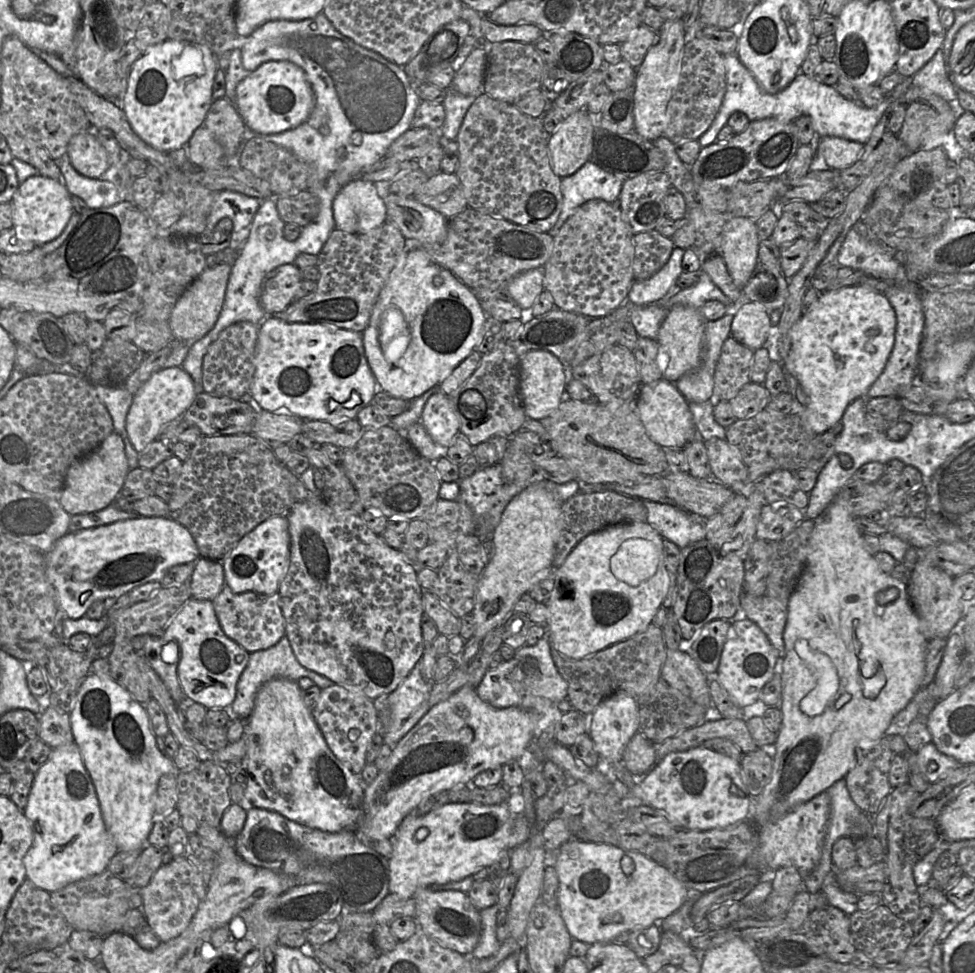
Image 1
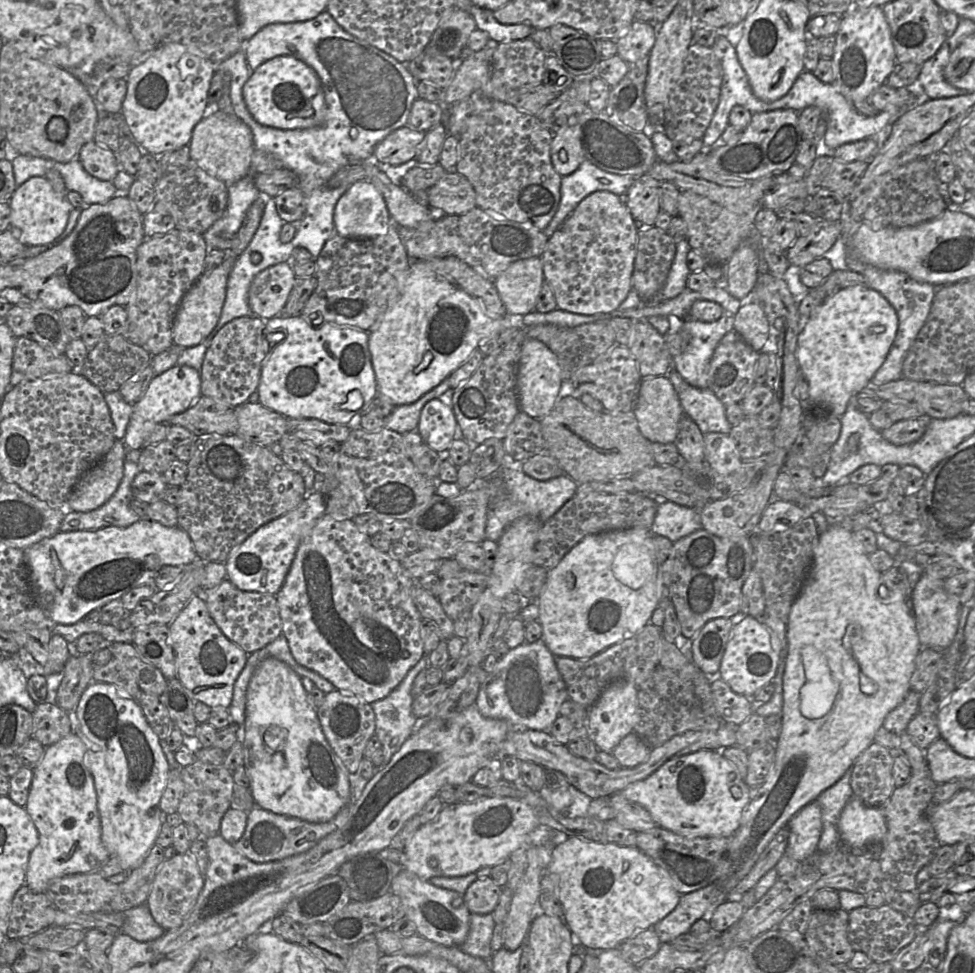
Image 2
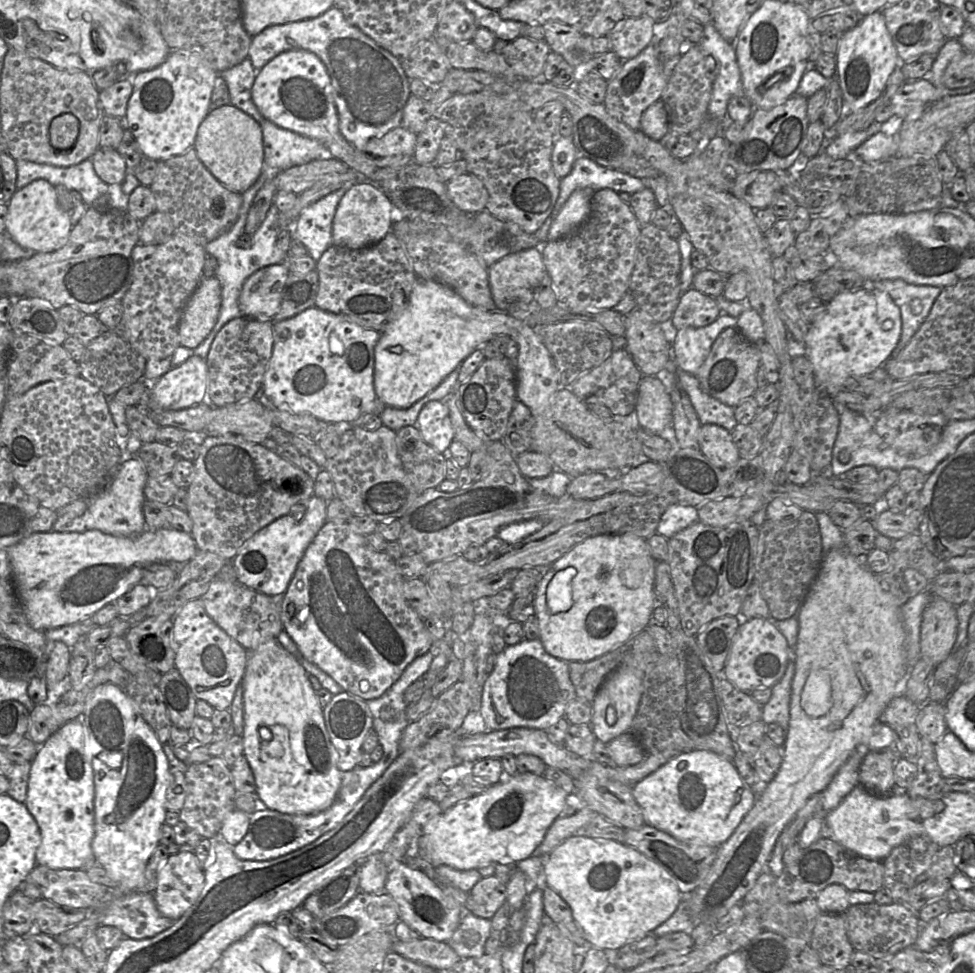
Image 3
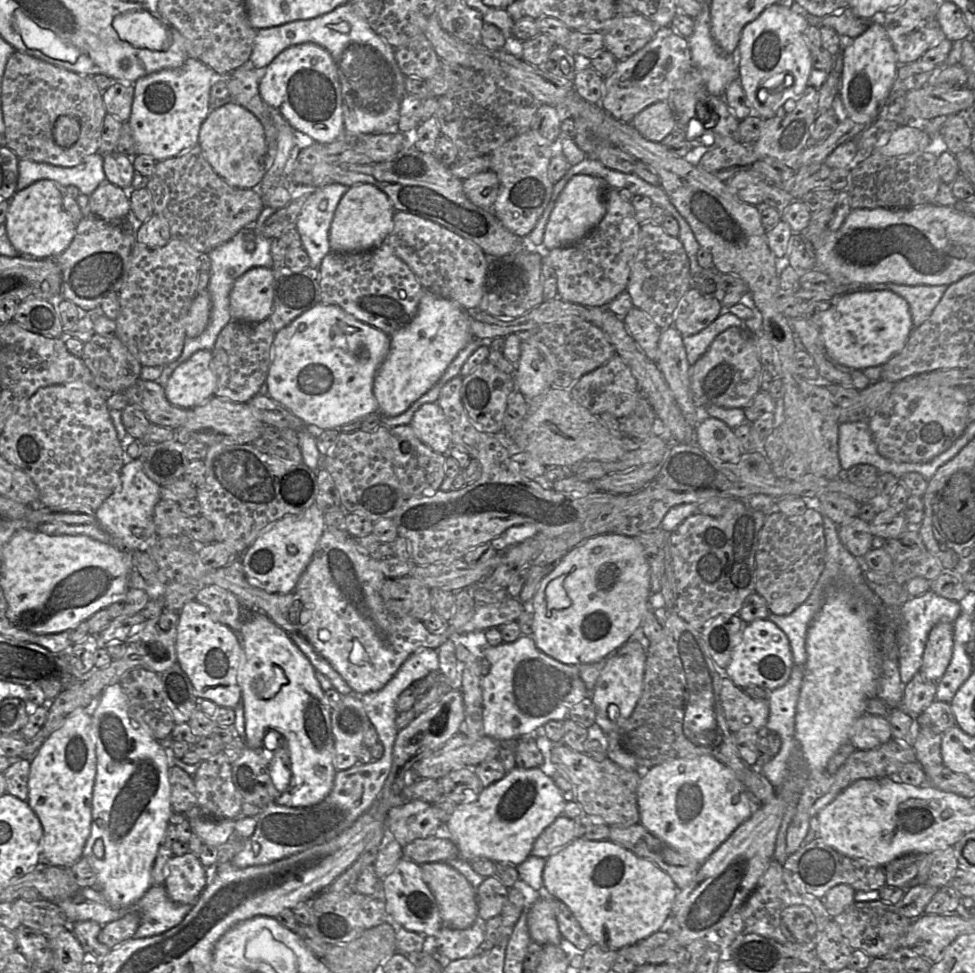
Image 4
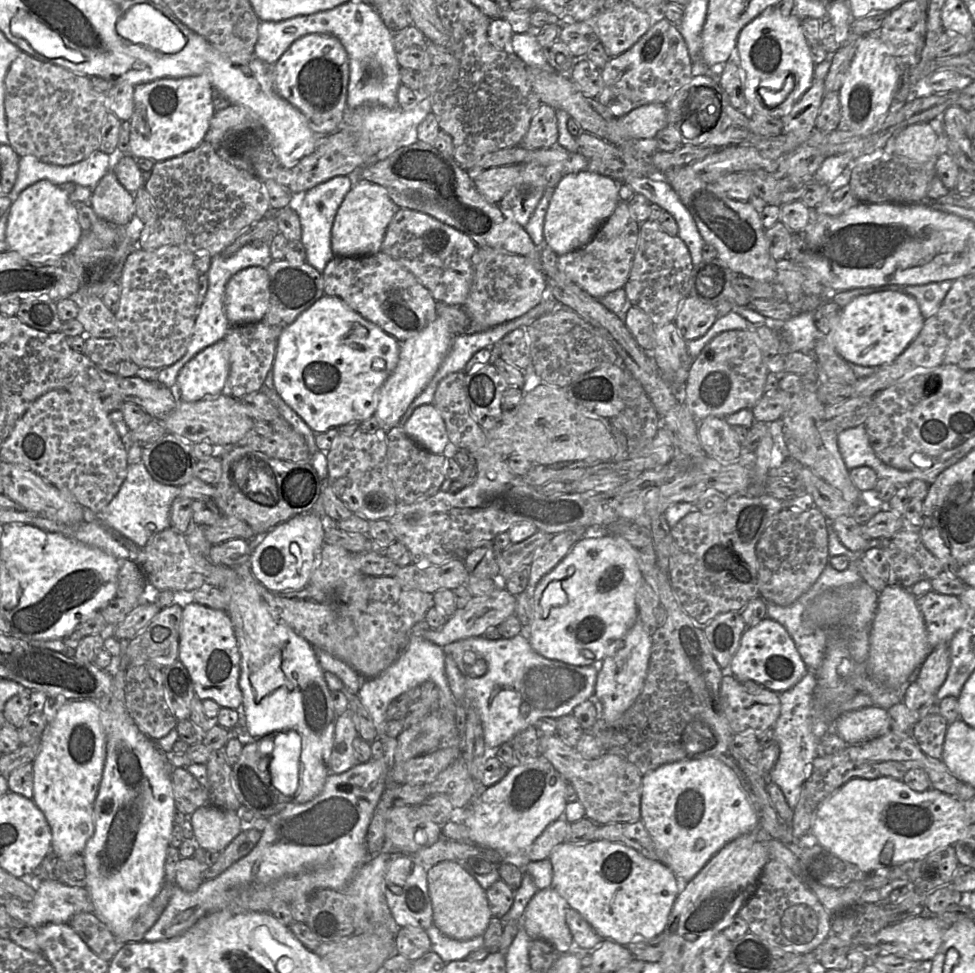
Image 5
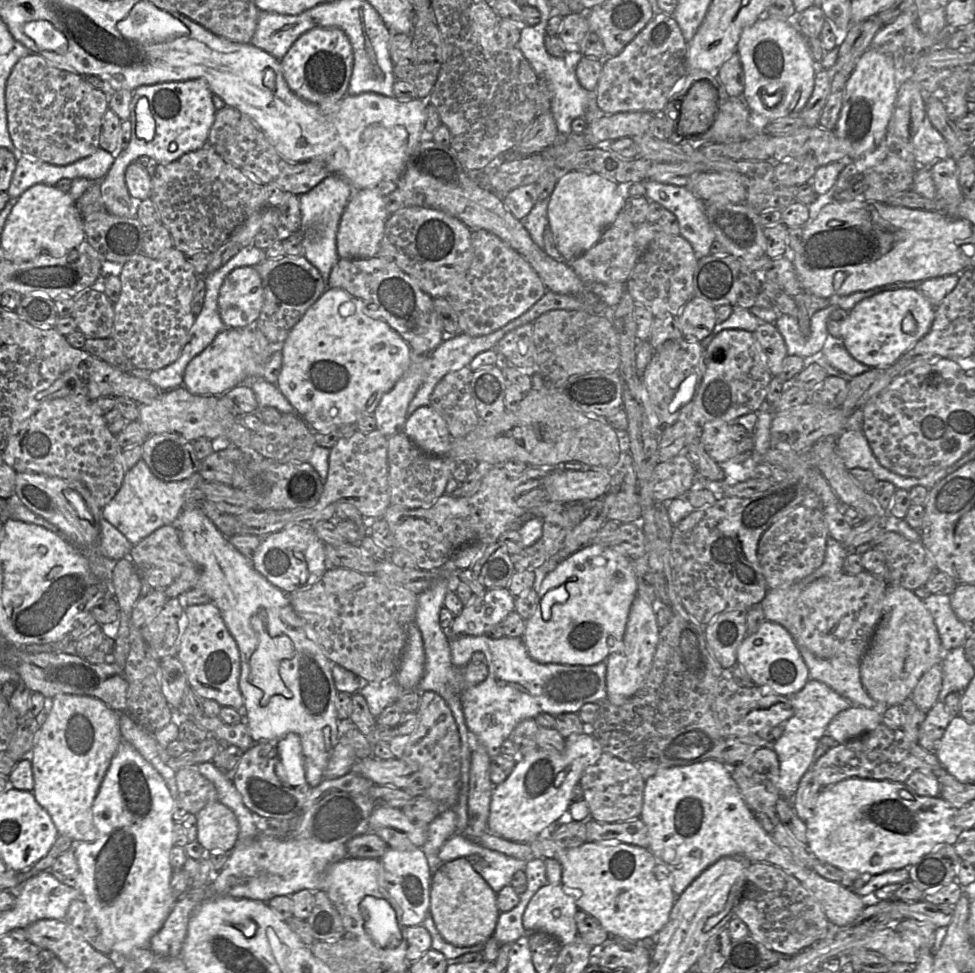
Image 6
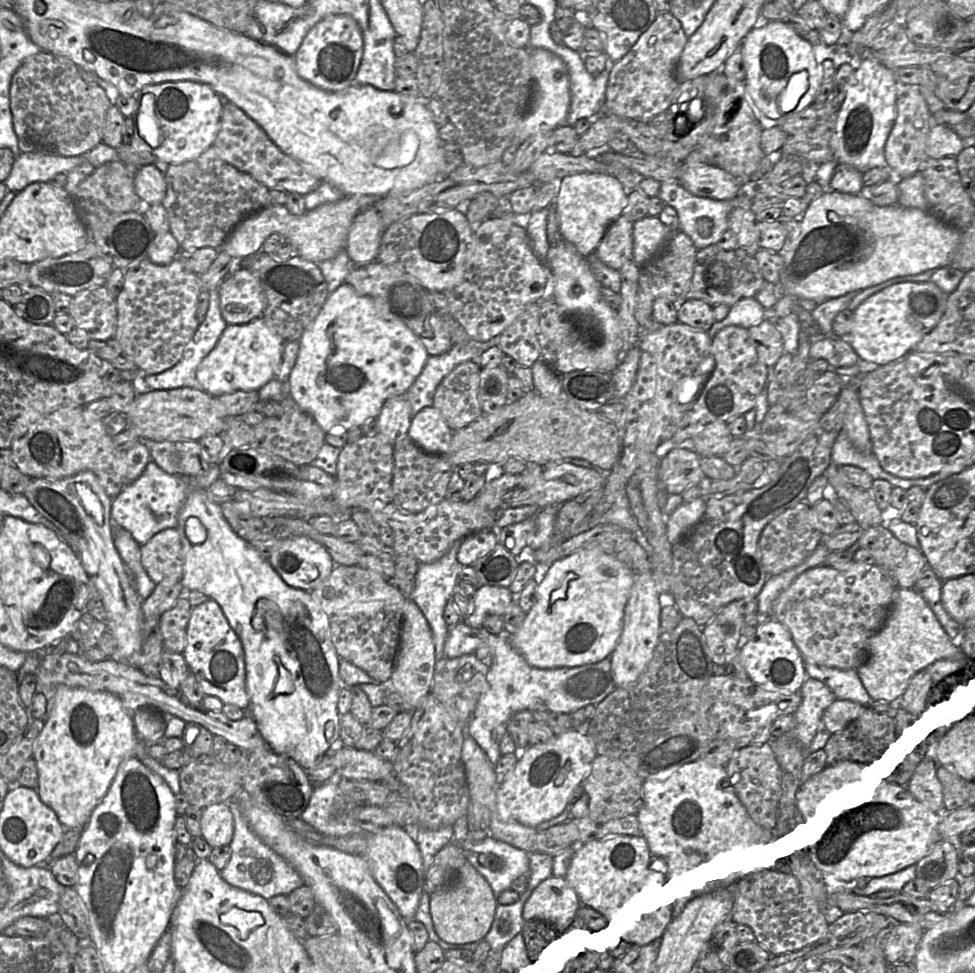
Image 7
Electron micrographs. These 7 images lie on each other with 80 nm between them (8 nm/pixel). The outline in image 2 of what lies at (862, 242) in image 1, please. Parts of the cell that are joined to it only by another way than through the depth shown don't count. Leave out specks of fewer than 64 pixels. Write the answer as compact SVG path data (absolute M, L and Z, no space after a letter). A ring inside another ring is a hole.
M850 234L844 236L846 267L851 271L863 275L867 282L867 286L882 294L895 309L898 317L898 330L894 342L884 363L871 380L875 385L882 385L903 378L902 366L904 359L928 318L936 290L939 287L916 281L906 273L896 270L880 269L861 261L859 258L849 253L849 242L851 237L852 235Z

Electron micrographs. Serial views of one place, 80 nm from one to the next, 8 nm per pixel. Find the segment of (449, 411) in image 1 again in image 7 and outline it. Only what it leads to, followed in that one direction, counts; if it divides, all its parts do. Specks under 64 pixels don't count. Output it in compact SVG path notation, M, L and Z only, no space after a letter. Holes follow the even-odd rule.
M430 406L422 408L412 417L407 435L422 451L446 456L453 431L440 411Z

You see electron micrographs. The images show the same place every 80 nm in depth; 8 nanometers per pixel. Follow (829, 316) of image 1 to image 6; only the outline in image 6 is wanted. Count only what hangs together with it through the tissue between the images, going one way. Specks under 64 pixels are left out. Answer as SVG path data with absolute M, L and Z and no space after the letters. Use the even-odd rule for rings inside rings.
M916 289L880 292L861 300L849 311L841 325L841 343L855 360L870 369L888 367L929 332L935 309Z

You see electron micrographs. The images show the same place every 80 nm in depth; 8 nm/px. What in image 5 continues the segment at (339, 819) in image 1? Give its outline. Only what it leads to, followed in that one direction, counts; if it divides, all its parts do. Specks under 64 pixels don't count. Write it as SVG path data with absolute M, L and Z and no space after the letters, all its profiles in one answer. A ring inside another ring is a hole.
M238 576L236 580L226 580L224 587L220 589L227 593L226 612L232 621L241 656L239 688L242 692L246 723L244 744L270 736L274 740L278 733L296 731L301 737L301 754L299 784L292 800L298 804L306 803L322 791L330 774L329 760L338 717L333 710L331 690L325 681L324 671L312 645L267 609L255 590L253 582L243 582Z

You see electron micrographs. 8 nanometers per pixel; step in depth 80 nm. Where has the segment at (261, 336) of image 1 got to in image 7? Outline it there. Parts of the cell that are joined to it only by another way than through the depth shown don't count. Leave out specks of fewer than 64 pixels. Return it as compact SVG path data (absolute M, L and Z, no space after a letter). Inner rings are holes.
M346 283L342 284L328 295L319 314L309 328L303 333L298 342L300 346L297 360L287 381L288 394L295 400L301 409L307 412L316 421L325 433L346 431L354 427L361 427L367 421L376 419L384 403L388 399L405 394L408 391L429 358L429 354L421 340L403 321L389 311L383 301L360 295L351 285Z

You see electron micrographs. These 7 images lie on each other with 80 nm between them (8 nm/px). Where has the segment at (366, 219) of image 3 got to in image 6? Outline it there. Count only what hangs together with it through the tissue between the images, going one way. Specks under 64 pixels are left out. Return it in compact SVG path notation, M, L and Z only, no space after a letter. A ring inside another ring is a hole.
M380 189L354 190L341 215L337 230L336 249L338 257L341 259L366 259L378 255L386 221L389 217L385 196Z

